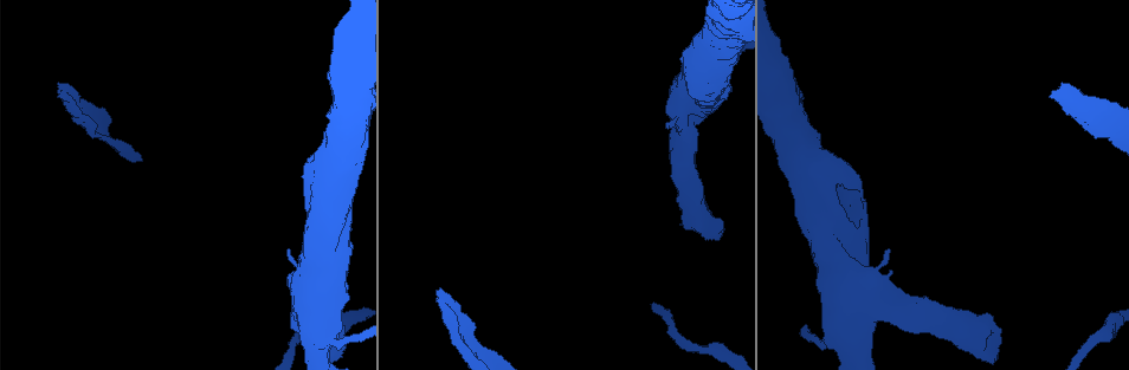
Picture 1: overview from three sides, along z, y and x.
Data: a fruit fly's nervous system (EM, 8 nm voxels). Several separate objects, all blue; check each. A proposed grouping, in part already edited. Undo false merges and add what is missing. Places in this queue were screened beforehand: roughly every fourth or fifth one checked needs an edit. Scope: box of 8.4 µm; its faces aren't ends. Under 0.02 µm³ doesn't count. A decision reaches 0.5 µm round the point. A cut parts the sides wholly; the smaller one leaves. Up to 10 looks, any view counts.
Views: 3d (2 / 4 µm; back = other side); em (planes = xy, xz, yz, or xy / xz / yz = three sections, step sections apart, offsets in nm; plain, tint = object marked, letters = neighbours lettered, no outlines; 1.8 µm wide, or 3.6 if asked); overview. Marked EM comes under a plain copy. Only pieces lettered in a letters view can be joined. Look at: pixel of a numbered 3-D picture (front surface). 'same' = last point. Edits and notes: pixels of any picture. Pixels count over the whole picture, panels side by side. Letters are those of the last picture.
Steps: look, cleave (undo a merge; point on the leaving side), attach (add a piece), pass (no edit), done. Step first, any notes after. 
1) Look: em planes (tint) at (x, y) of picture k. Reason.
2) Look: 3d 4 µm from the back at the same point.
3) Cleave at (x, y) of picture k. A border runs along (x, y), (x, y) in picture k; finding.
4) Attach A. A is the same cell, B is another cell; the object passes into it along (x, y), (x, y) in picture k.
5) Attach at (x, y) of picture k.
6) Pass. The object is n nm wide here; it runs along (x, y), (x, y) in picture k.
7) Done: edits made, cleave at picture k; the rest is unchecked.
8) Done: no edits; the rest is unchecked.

Look: 3d 2 µm from the back at (344, 348) of picture 1. Thick end.

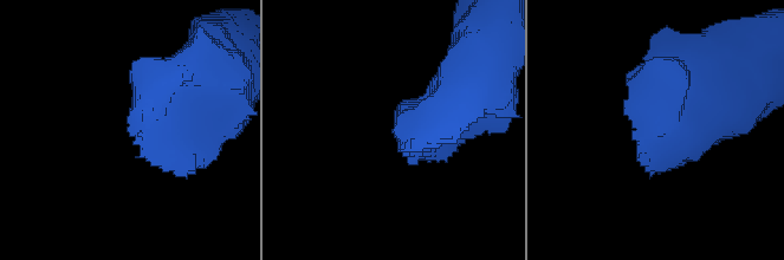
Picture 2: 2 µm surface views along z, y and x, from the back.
Look: em yz step 8 (letters) at (653, 138) of picture 2.

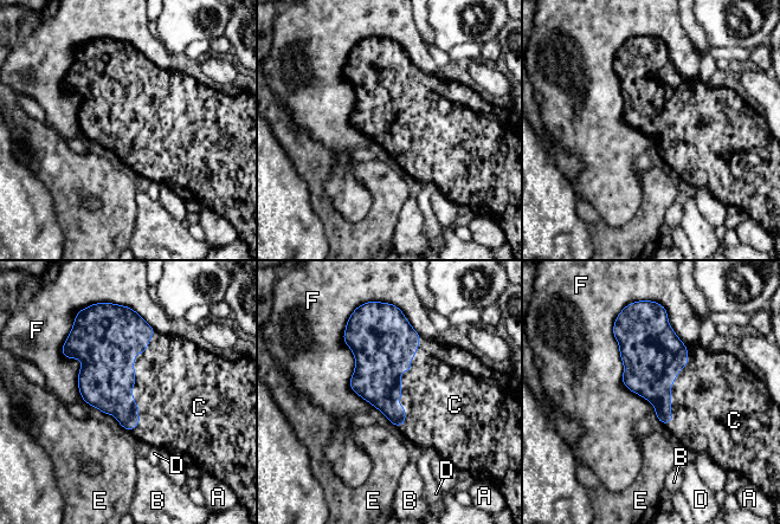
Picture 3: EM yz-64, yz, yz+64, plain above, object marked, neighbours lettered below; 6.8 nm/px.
Look: em xz step 8 (letters) at the same point.

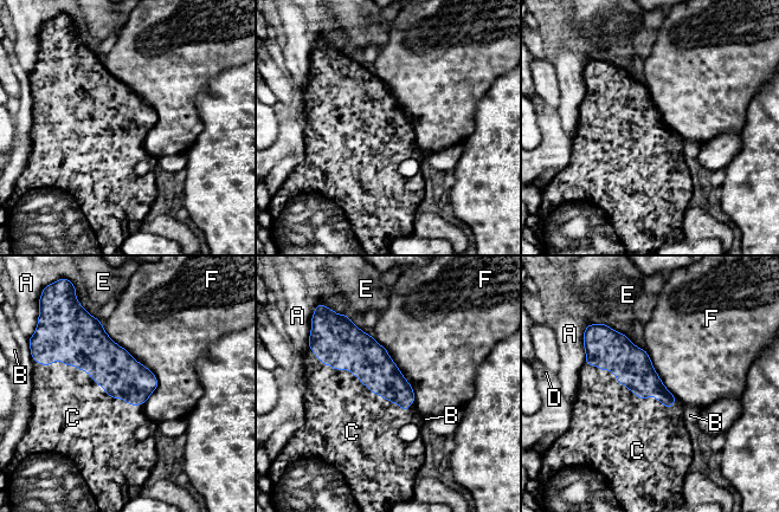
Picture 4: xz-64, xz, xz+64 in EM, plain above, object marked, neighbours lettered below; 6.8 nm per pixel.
Attach C. C is the same cell, A, B, D, E and F are other cells; the object passes into it along (354, 350), (365, 384), (341, 413) in picture 4; it goes on there.

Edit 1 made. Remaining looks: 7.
Look: overview.

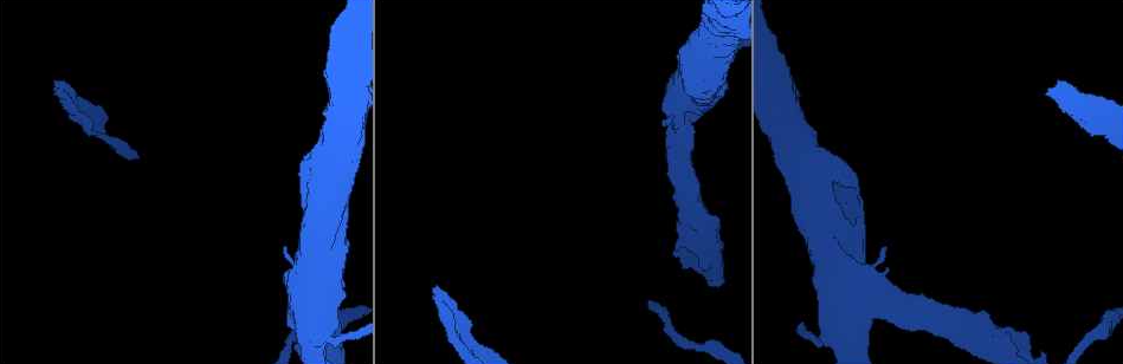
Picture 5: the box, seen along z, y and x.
Look: em 3.6 µm xy step 4 (letters) at (867, 279) of picture 5. Thick turns thin.

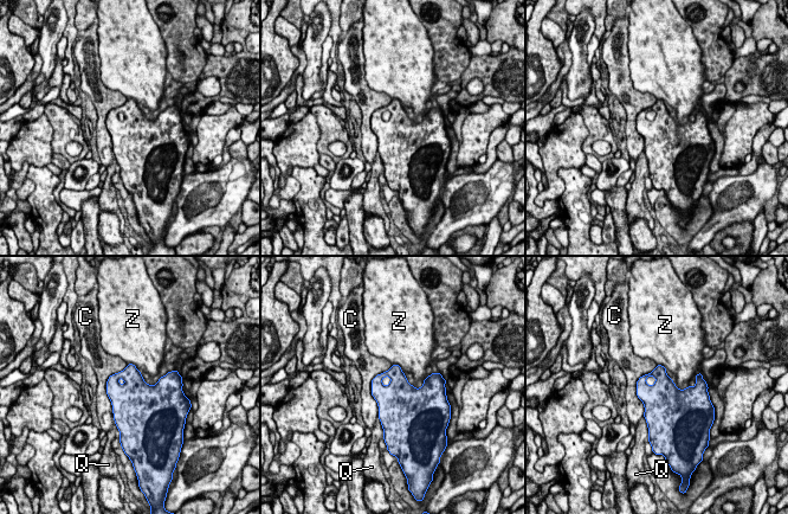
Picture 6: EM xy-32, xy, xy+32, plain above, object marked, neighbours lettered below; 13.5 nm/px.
Pass. C, Q and Z are other cells; all the same neuron.

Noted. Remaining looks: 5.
Look: em 3.6 µm planes (tint) at (843, 209) of picture 5. Closes a loop.

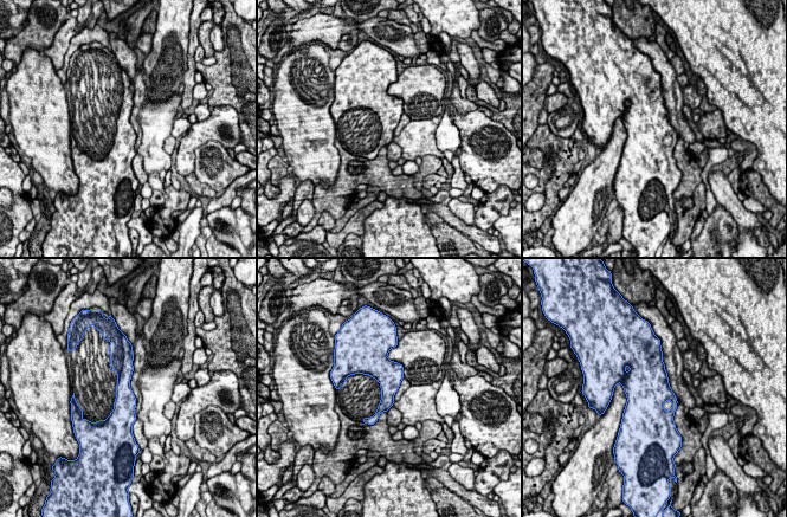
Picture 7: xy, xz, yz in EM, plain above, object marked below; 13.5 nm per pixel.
Look: em 3.6 µm planes (letters) at the same point.

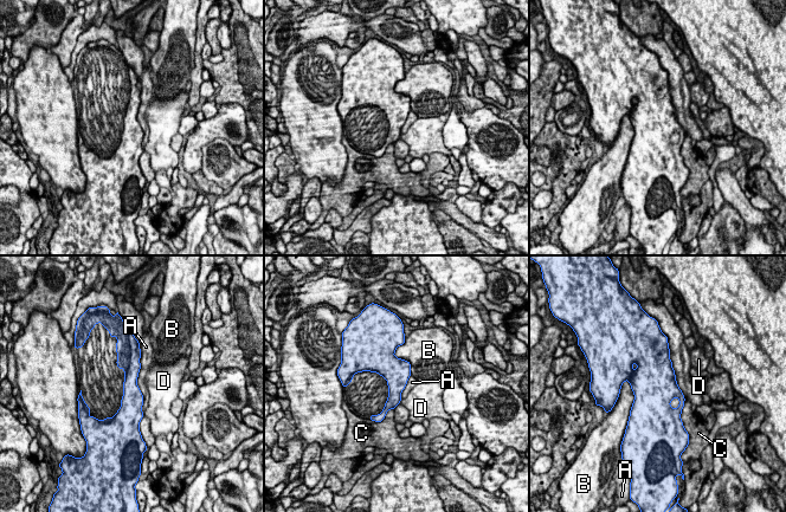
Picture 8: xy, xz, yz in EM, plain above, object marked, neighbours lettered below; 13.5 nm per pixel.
Pass. The object is 280 nm wide here; A, B, C and D are other cells; it runs along (130, 354), (133, 422) in picture 8; all the same neuron.

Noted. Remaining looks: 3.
Look: 3d 4 µm at (1047, 93) of picture 5. Free end.

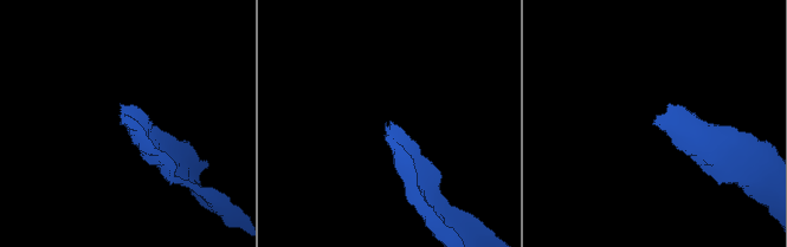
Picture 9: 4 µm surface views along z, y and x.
Look: em planes (tint) at (385, 123) of picture 9.

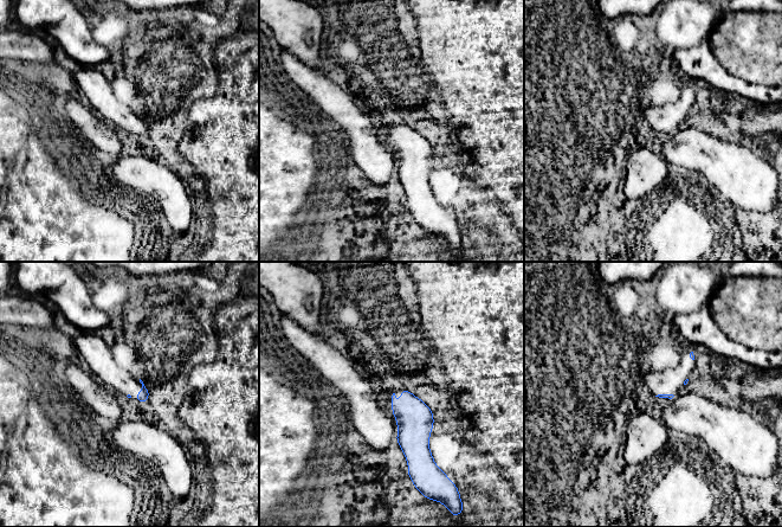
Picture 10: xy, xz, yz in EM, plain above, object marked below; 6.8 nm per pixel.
Look: em planes (letters) at the same point. See the neighbours.

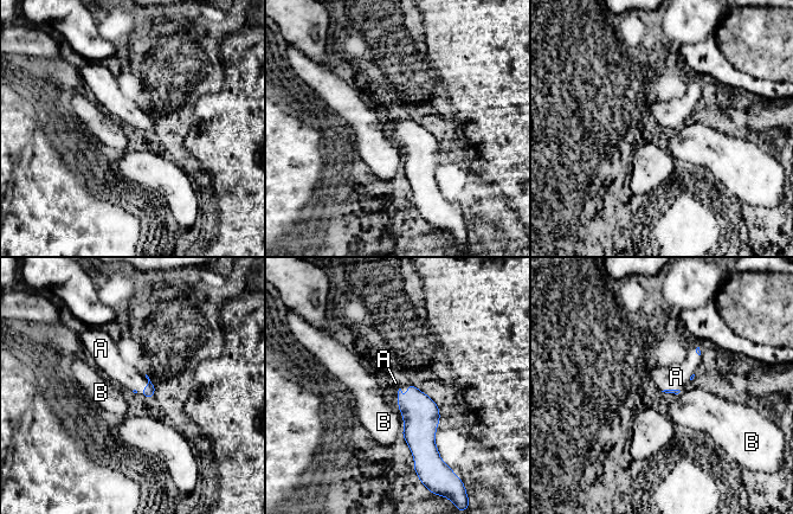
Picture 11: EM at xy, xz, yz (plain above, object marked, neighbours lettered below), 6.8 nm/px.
Attach A. A is the same cell, B is another cell; the object passes into it along (420, 413), (401, 391), (395, 383) in picture 11; the neuron continues.

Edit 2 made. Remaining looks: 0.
Done: edits made, attach at picture 4, attach at picture 11; the rest is unchecked.

